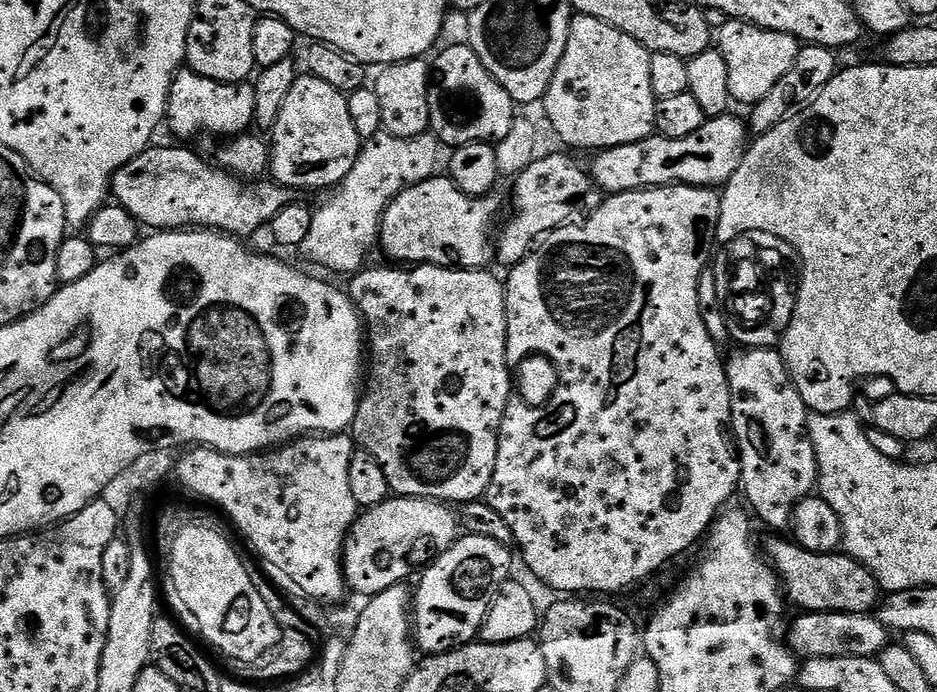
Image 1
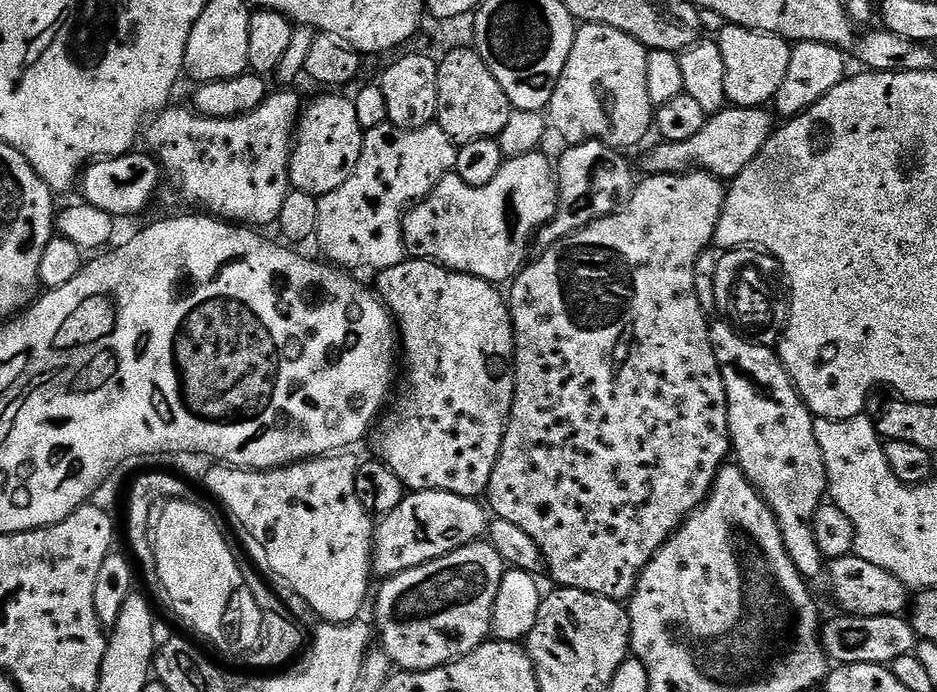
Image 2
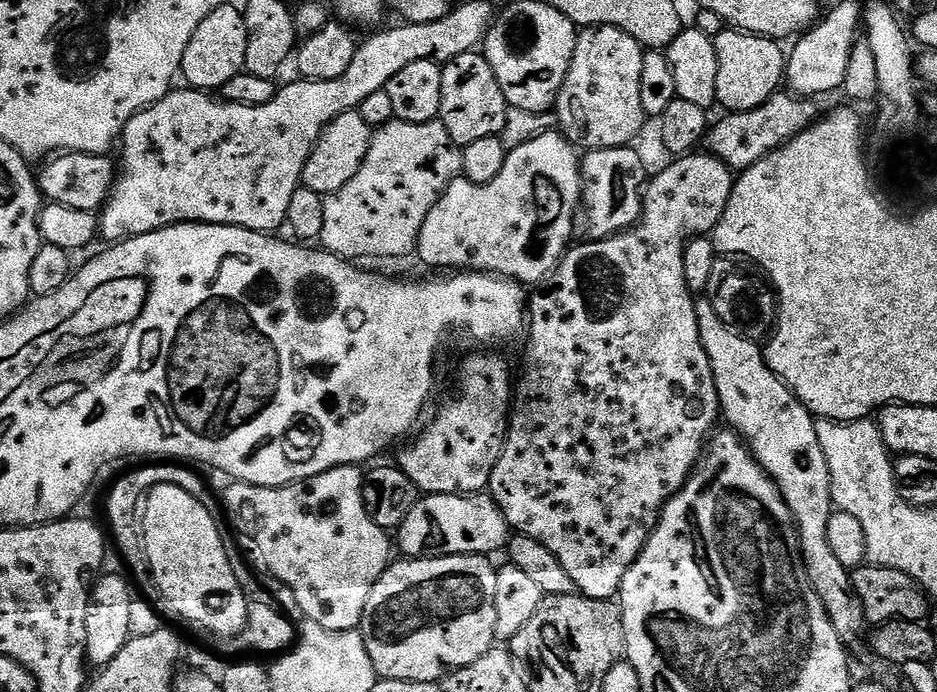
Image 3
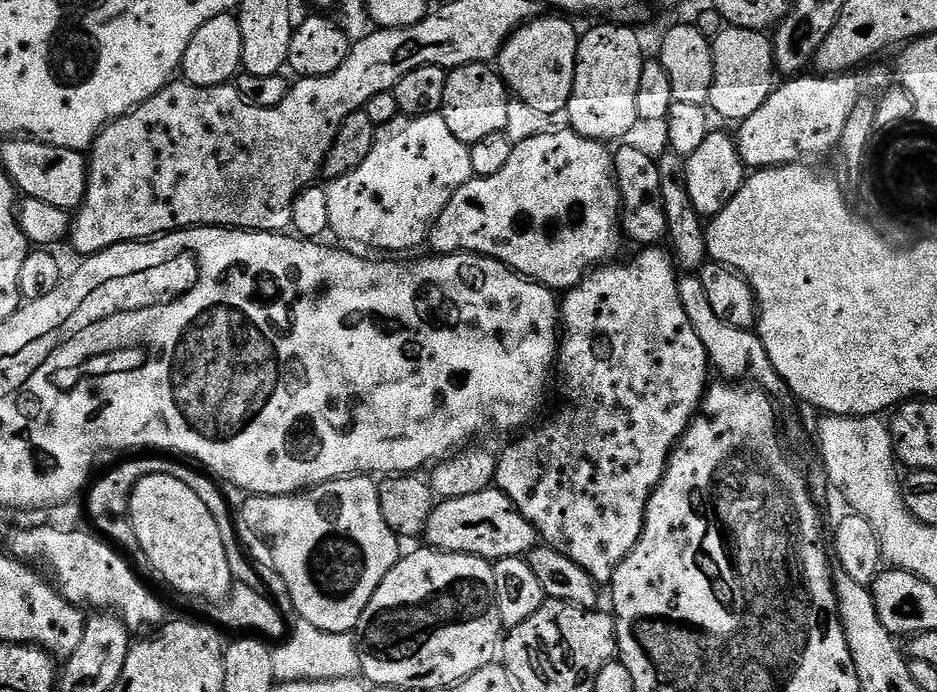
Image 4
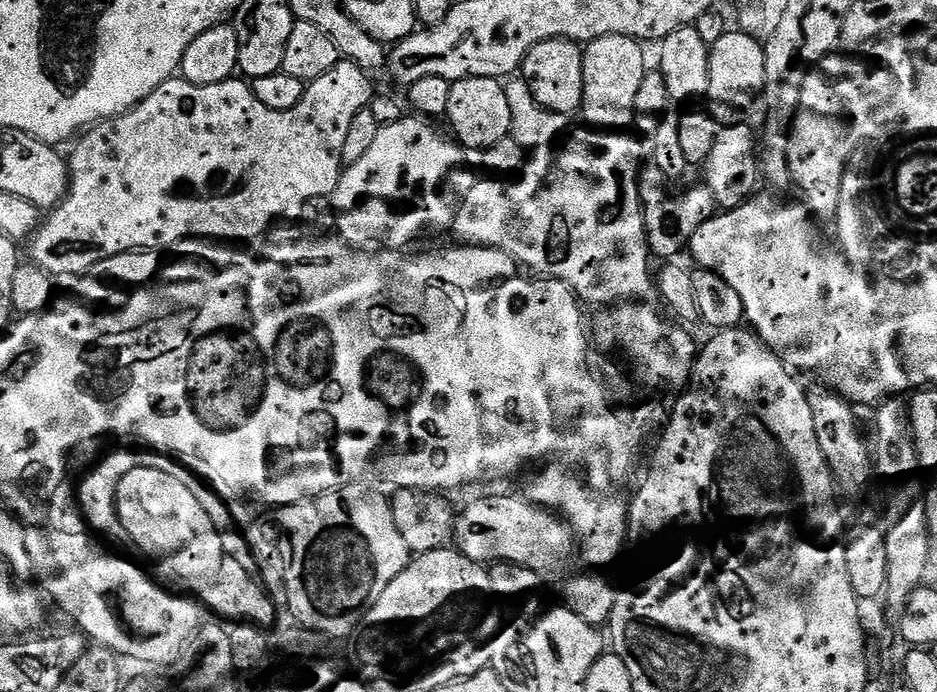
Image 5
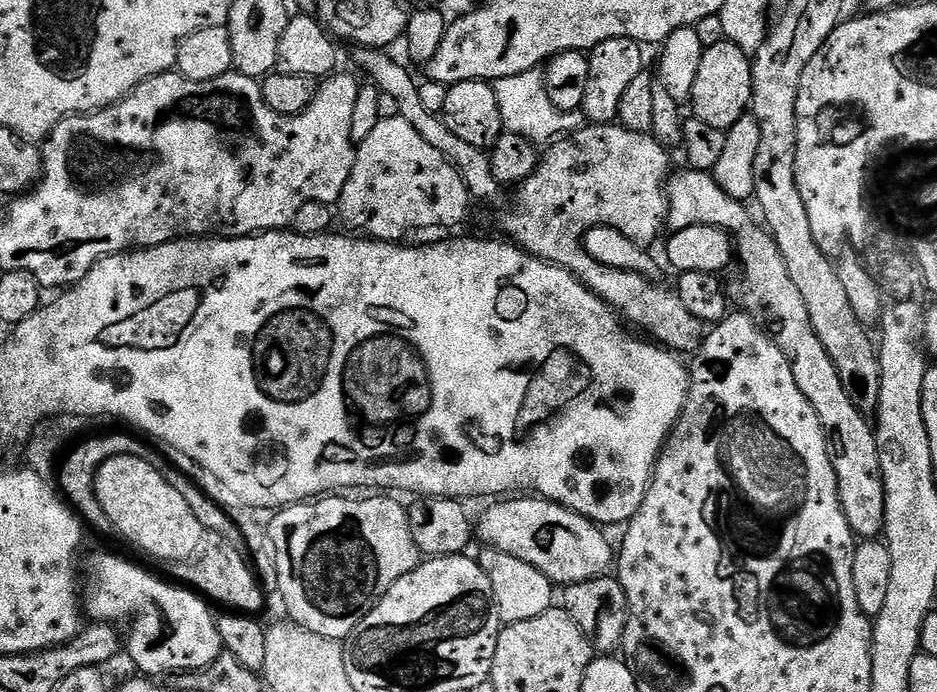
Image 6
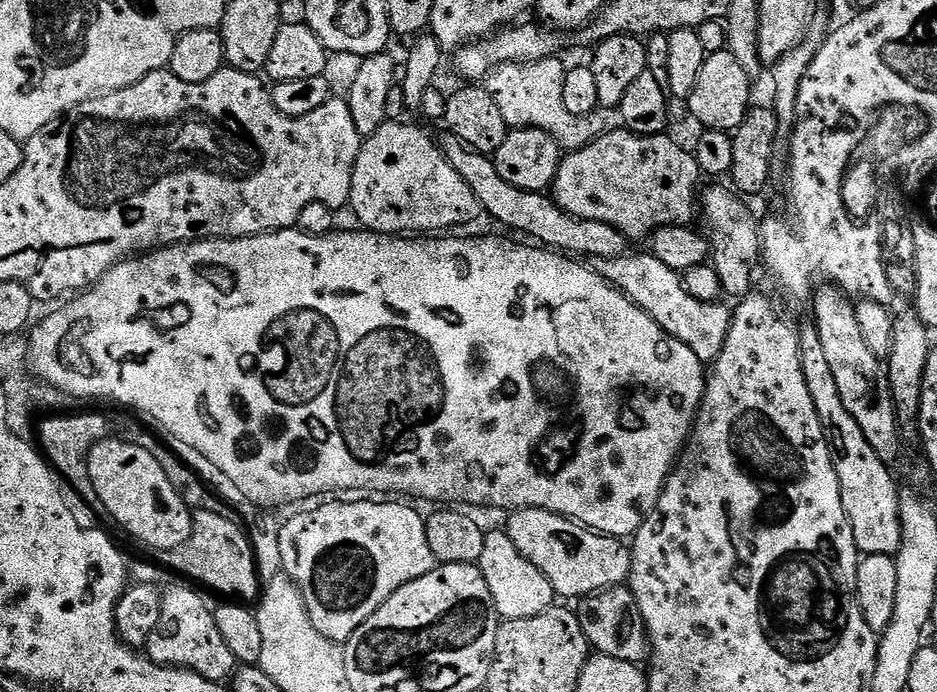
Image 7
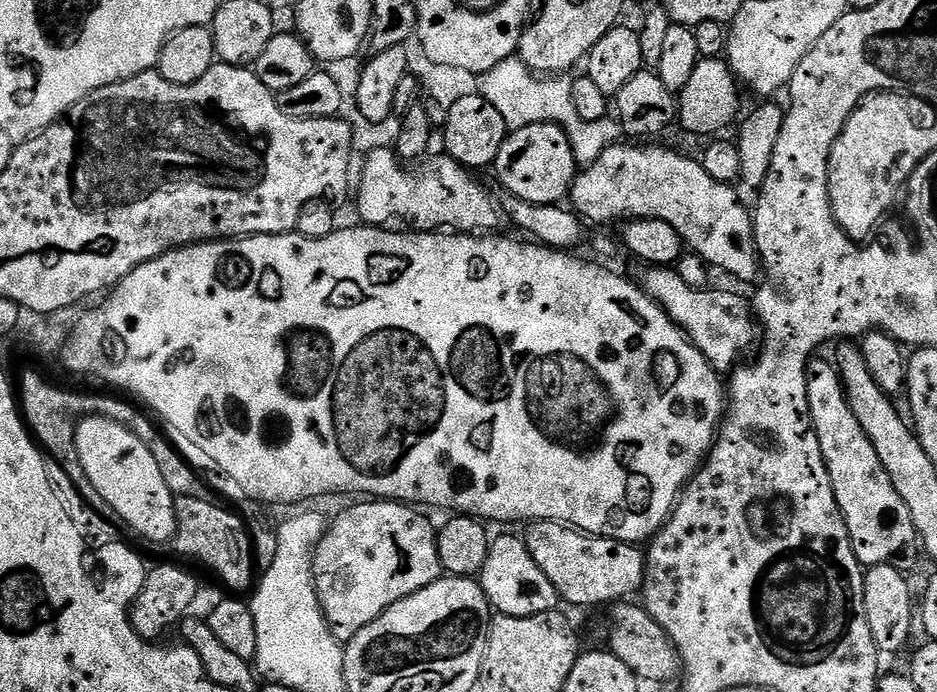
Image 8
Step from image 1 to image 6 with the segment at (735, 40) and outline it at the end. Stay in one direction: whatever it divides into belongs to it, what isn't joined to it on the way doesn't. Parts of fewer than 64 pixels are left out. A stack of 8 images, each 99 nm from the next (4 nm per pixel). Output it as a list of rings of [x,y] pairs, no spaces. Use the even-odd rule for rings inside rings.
[[[727,39],[718,42],[718,46],[704,49],[702,66],[698,66],[698,78],[694,78],[690,97],[695,119],[725,130],[741,120],[752,106],[753,65],[749,53]]]

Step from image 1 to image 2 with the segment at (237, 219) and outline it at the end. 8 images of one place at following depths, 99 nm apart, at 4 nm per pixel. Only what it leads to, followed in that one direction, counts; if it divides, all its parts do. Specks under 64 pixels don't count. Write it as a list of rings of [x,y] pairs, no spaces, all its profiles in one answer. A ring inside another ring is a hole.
[[[133,150],[126,156],[105,158],[87,165],[78,181],[78,192],[84,195],[81,196],[83,203],[98,206],[98,210],[106,210],[113,218],[138,215],[162,188],[159,163],[151,155],[141,152]]]

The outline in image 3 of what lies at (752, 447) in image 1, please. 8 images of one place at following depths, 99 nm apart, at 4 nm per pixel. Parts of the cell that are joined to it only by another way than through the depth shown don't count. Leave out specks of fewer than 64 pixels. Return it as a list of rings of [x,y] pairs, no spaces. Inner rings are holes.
[[[707,298],[696,300],[696,313],[698,334],[702,338],[702,346],[708,351],[723,419],[728,419],[727,427],[748,445],[748,451],[764,467],[765,474],[774,481],[786,506],[792,511],[810,582],[825,604],[834,630],[838,630],[845,645],[852,646],[856,632],[866,628],[866,621],[862,602],[852,585],[852,572],[838,562],[826,535],[834,505],[830,470],[826,454],[822,454],[822,446],[818,442],[816,420],[788,385],[772,373],[757,341],[747,340],[726,326]]]

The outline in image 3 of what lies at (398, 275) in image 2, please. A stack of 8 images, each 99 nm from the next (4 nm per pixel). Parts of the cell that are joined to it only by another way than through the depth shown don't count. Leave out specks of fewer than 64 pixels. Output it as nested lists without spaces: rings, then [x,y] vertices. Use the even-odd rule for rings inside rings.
[[[476,350],[473,356],[468,356],[464,360],[464,365],[460,368],[460,396],[456,396],[432,421],[428,424],[428,429],[421,434],[420,437],[417,435],[409,448],[401,447],[400,460],[398,460],[398,467],[404,471],[406,478],[410,478],[410,482],[416,484],[417,489],[421,493],[431,494],[433,496],[459,496],[461,494],[480,494],[487,489],[488,483],[490,482],[490,474],[494,470],[494,466],[498,462],[498,458],[502,454],[504,449],[504,437],[508,435],[508,421],[510,419],[510,405],[514,400],[514,372],[508,369],[508,364],[499,356],[499,351],[496,350]]]

